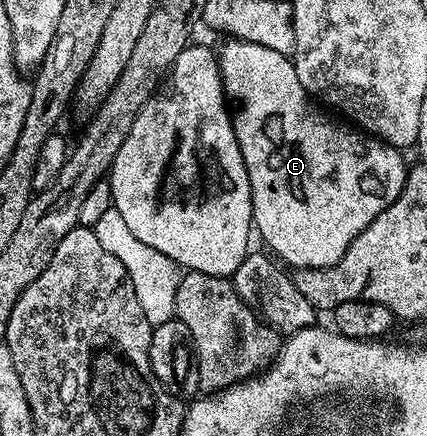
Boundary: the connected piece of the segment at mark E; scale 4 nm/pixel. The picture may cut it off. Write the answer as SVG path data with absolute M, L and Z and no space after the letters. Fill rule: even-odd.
M237 40L219 47L224 96L230 103L232 127L246 164L252 193L255 233L285 267L313 270L338 264L352 241L402 192L409 167L399 149L359 129L339 126L312 105L313 99L298 80L295 61L260 44Z

